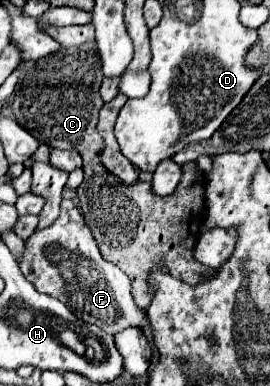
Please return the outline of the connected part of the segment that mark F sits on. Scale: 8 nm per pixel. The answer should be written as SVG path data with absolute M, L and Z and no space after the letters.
M62 200L60 216L54 224L36 230L26 240L20 270L36 290L58 298L80 320L100 326L106 334L116 334L128 326L144 326L144 310L140 310L130 296L130 280L116 264L102 258L90 228L84 224L84 218L72 200Z

